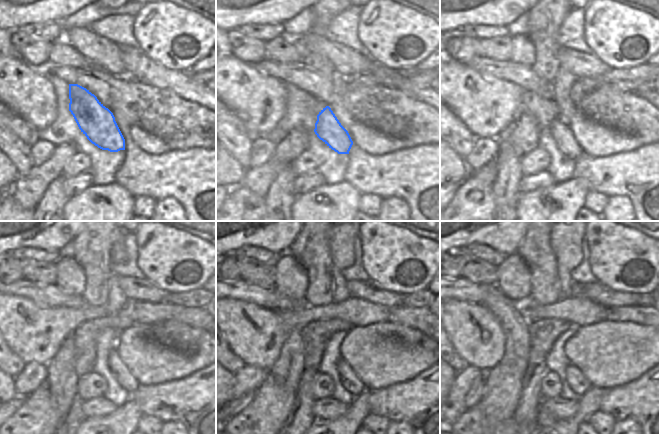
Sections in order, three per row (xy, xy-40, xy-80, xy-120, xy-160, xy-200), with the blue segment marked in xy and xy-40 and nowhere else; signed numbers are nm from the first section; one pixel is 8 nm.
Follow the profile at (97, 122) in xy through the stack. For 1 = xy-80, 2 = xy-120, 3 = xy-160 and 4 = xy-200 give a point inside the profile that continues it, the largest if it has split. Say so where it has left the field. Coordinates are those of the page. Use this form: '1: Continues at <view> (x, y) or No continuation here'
1: Continues at xy-80 (560, 131)
2: Continues at xy-120 (121, 373)
3: Continues at xy-160 (350, 381)
4: Continues at xy-200 (577, 382).

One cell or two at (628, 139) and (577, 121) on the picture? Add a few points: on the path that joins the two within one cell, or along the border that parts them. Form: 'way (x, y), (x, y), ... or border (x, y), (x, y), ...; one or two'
way (615, 139), (595, 139), (590, 134); one

